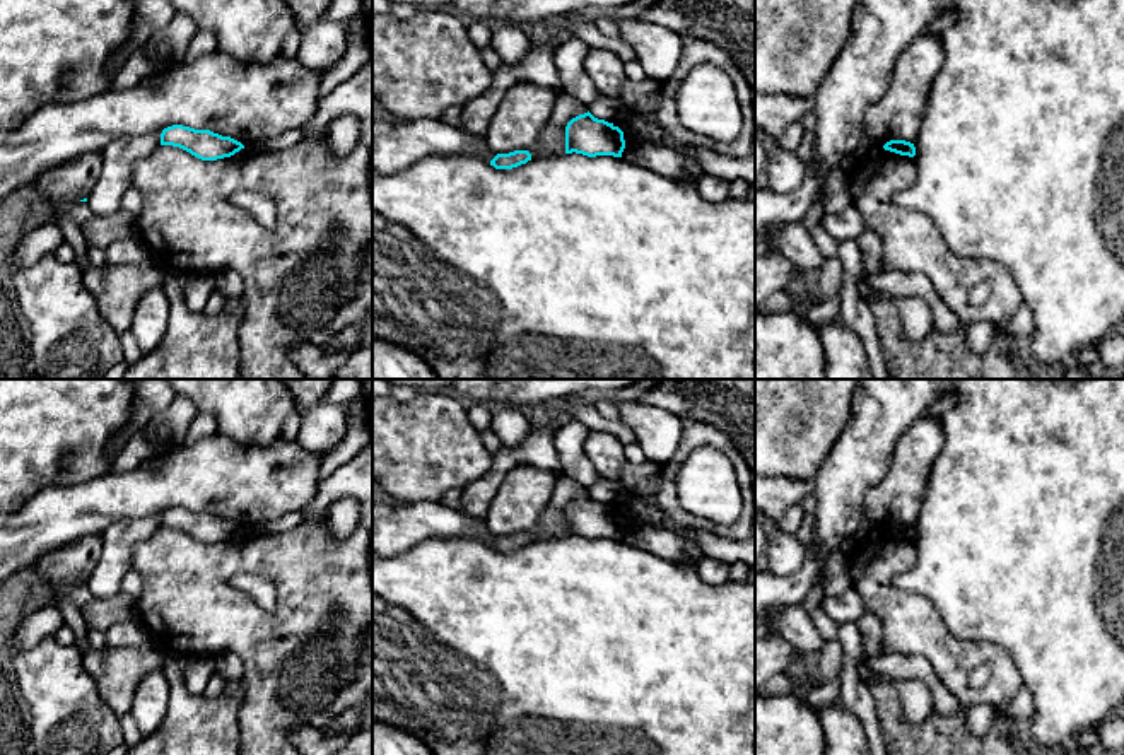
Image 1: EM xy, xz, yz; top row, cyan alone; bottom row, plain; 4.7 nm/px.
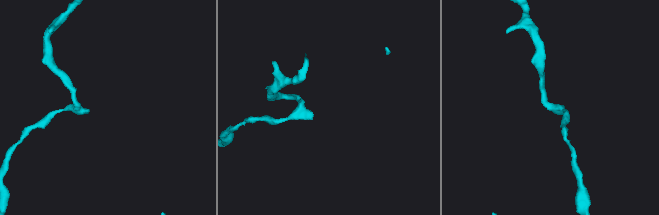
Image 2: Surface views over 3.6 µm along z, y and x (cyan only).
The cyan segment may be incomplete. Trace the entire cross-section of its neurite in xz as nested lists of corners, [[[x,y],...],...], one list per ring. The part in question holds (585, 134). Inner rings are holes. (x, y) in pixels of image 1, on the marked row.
[[[589,111],[572,118],[565,126],[565,154],[622,157],[623,149],[623,132]]]

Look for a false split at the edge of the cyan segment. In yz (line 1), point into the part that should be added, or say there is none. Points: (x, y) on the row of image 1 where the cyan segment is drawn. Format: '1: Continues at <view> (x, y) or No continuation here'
1: No continuation here

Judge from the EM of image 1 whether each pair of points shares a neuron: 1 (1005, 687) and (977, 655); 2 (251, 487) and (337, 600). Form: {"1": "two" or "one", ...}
{"1": "one", "2": "two"}

